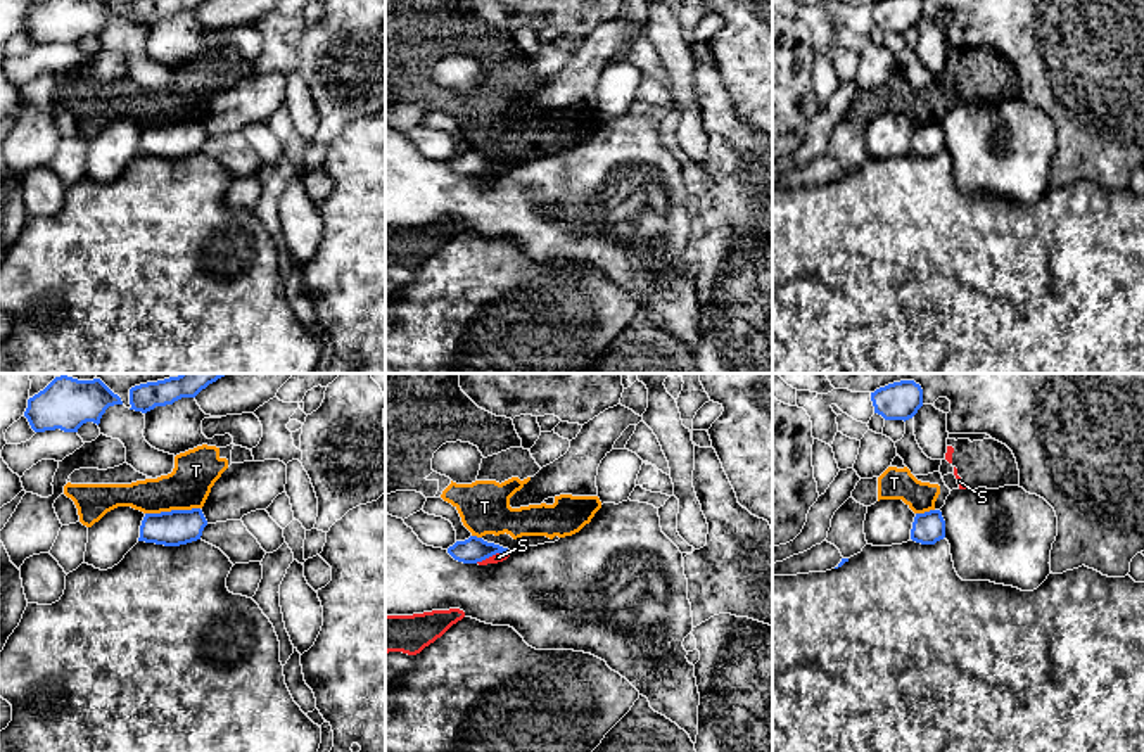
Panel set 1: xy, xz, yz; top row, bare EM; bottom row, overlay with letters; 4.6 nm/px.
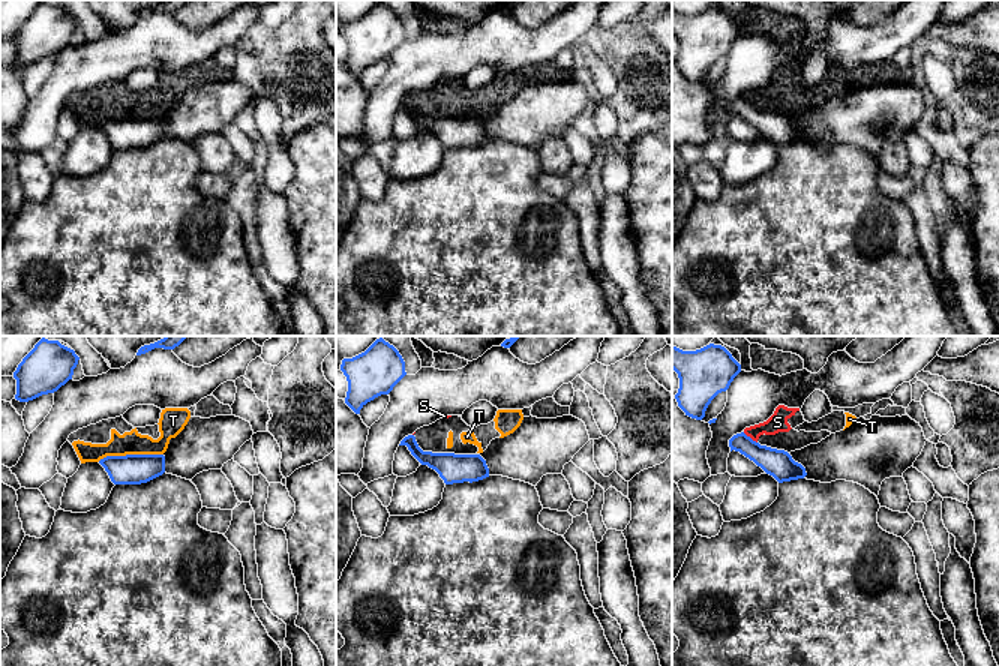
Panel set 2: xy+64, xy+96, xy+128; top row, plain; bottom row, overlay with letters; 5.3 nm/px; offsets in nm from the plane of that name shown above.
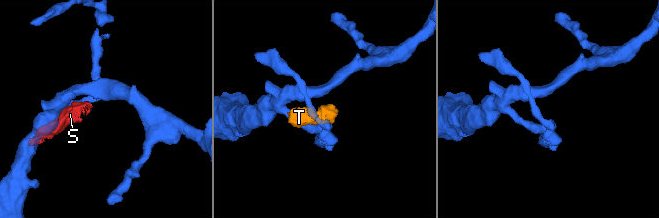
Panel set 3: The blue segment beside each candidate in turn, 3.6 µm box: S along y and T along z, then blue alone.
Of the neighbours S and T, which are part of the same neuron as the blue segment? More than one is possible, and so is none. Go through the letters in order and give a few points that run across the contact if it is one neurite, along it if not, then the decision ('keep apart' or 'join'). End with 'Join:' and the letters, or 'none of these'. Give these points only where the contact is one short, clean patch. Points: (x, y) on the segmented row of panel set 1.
S: keep apart
T: line xy (199, 507), (146, 514); keep apart
Join: none of these

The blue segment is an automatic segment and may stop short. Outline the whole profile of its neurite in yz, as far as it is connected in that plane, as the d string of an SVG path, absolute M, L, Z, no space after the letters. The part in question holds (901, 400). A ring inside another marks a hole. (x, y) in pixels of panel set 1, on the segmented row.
M900 380L871 392L874 413L885 420L909 420L923 406L923 389L914 380Z

